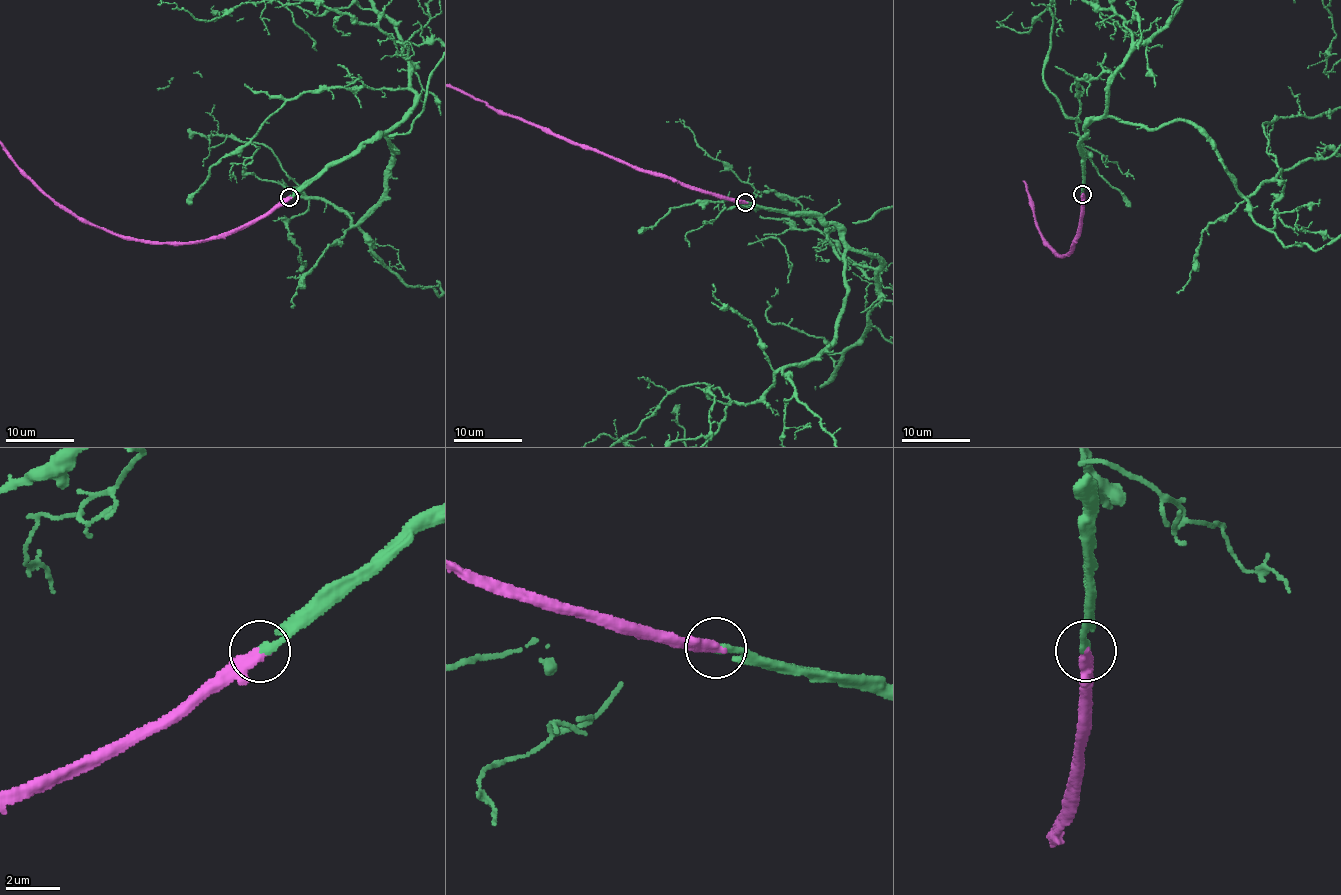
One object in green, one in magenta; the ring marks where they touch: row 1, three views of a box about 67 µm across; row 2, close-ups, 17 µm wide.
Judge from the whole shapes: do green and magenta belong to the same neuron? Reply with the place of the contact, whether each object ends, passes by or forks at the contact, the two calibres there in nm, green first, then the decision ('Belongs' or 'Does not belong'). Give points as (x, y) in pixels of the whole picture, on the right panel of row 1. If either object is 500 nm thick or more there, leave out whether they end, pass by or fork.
Place: (1082, 194). At the ring green ends. At the ring magenta ends. Thickness 280 nm (green) against 440 nm. Belongs

